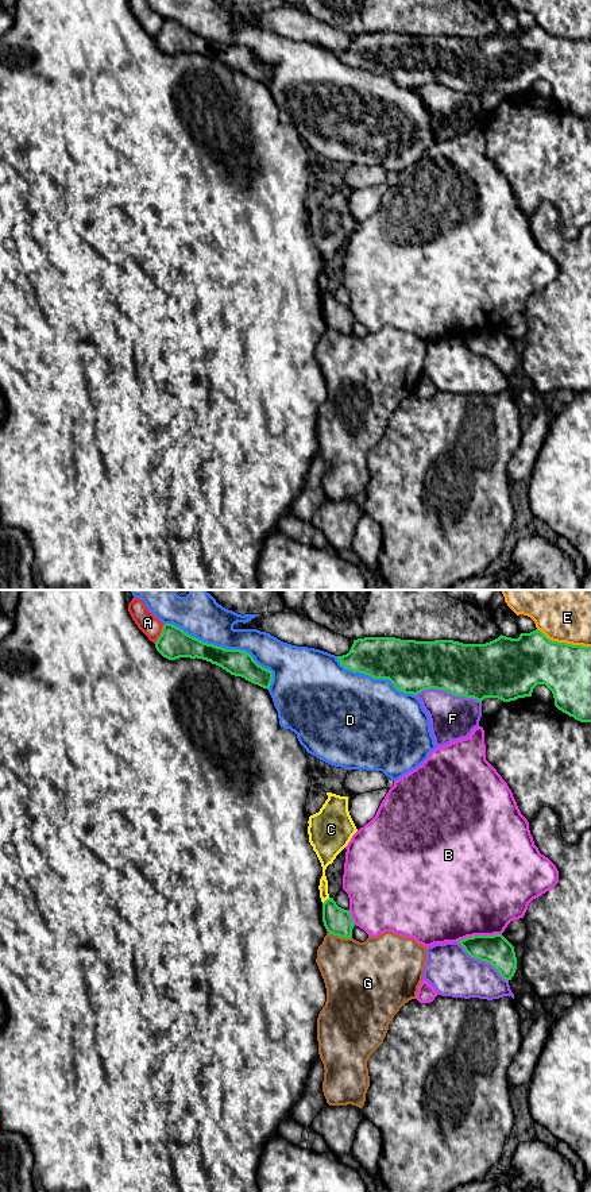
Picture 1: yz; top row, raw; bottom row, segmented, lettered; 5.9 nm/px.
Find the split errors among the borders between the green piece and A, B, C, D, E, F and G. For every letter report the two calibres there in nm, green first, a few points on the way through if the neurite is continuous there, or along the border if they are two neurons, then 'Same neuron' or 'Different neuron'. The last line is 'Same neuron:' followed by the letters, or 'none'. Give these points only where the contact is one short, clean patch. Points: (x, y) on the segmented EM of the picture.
A: Thickness 190 nm (green) against 120 nm. Different neuron
B: Thickness 180 nm (green) against 500 nm. Different neuron
C: Thickness 160 nm (green) against 80 nm. Boundary: yz (329, 898), (323, 903). Different neuron
D: Thickness 160 nm (green) against 260 nm. Different neuron
E: Thickness 320 nm (green) against 380 nm. Different neuron
F: Thickness 320 nm (green) against 260 nm. Different neuron
G: Thickness 160 nm (green) against 380 nm. Different neuron
Same neuron: none

